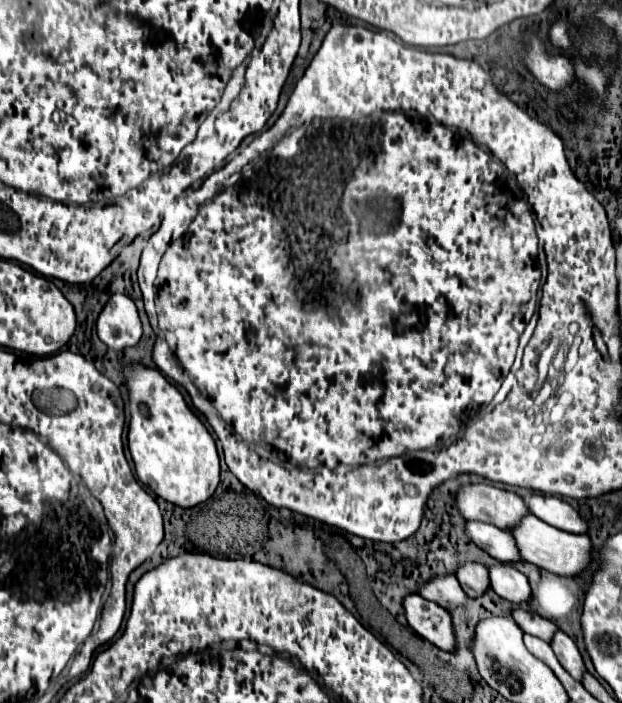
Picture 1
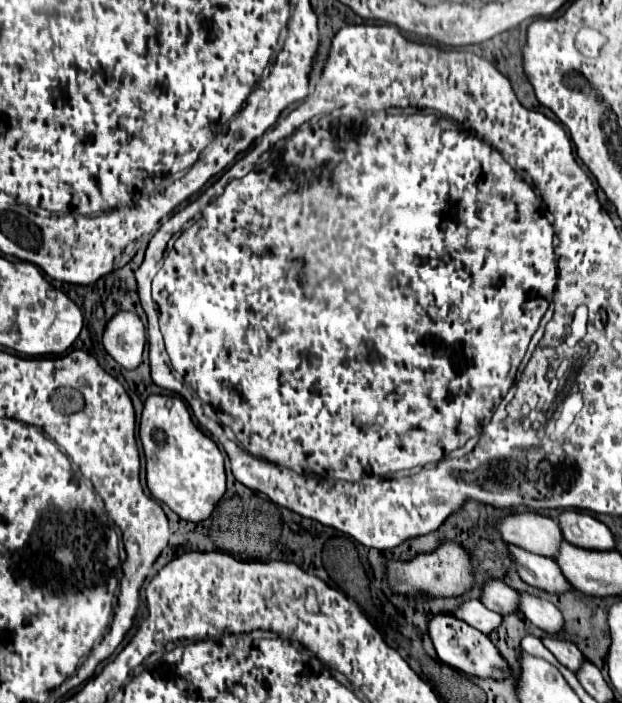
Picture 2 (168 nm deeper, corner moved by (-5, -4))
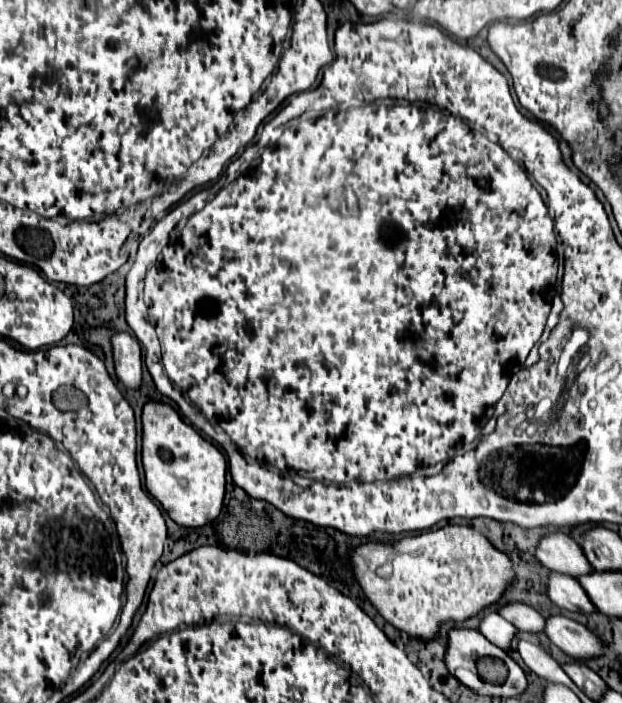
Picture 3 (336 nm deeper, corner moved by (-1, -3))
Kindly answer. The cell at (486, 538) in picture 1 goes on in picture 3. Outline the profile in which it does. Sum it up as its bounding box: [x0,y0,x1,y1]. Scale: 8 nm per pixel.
[545,569,595,613]

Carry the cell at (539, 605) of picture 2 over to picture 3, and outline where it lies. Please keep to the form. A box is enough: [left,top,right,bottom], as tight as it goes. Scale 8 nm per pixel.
[543,615,603,661]

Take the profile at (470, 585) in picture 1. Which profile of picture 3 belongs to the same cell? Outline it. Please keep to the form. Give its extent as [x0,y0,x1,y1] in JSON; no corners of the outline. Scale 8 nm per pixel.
[497,601,545,633]

